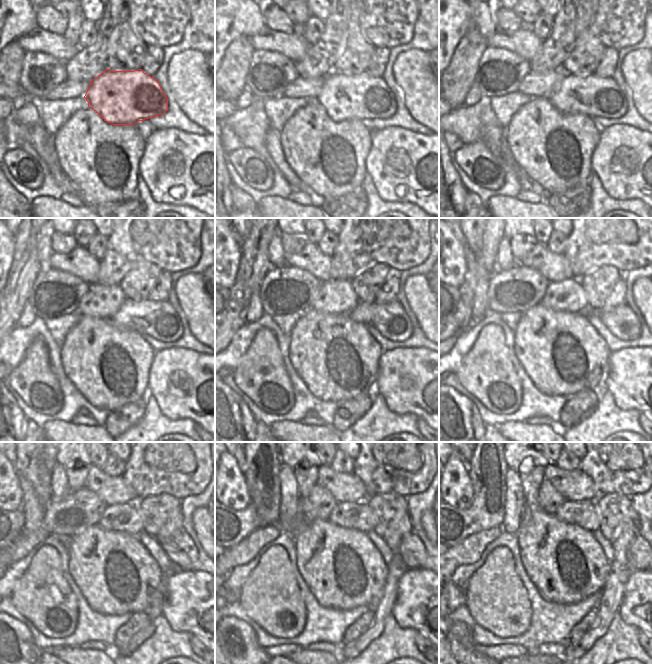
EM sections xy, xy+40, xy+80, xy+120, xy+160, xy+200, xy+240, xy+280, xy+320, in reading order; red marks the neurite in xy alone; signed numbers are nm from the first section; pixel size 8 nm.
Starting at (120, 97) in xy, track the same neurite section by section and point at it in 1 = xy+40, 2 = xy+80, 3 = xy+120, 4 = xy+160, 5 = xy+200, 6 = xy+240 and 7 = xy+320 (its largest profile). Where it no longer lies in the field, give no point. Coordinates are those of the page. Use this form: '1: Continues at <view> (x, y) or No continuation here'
1: Continues at xy+40 (363, 97)
2: Continues at xy+80 (593, 96)
3: Continues at xy+120 (157, 319)
4: Continues at xy+160 (390, 320)
5: Continues at xy+200 (621, 321)
6: Continues at xy+240 (180, 548)
7: Continues at xy+320 (641, 556)

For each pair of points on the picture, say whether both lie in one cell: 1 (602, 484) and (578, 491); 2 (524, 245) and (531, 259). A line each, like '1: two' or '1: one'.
1: two
2: two

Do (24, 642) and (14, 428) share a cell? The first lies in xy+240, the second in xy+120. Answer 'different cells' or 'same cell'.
same cell

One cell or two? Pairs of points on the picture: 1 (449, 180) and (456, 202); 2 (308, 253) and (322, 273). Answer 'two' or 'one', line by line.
1: one
2: one

